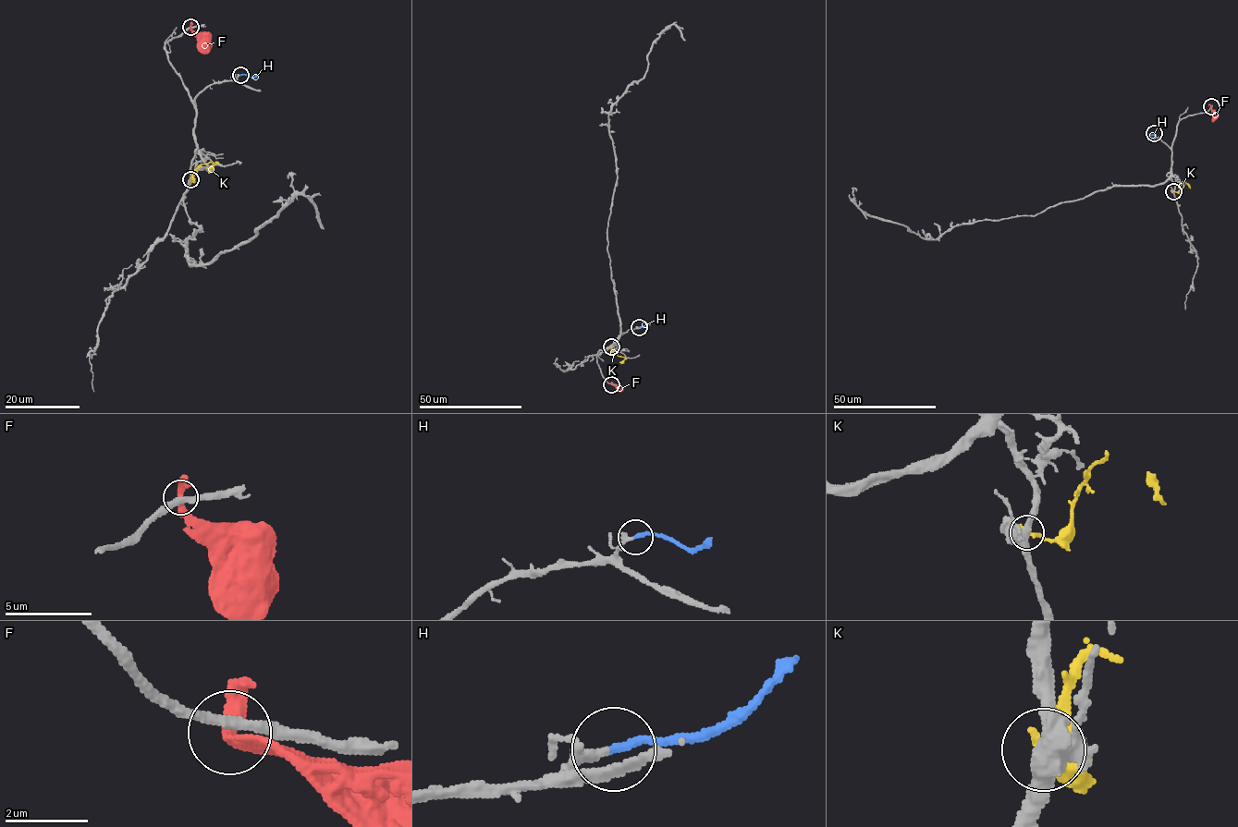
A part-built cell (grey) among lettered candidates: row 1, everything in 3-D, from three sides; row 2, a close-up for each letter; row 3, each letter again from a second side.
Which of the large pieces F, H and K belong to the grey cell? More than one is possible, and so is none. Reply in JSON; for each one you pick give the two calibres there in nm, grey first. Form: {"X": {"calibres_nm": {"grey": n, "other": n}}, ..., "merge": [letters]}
{"H": {"calibres_nm": {"grey": 170, "other": 200}}, "merge": ["H"]}

